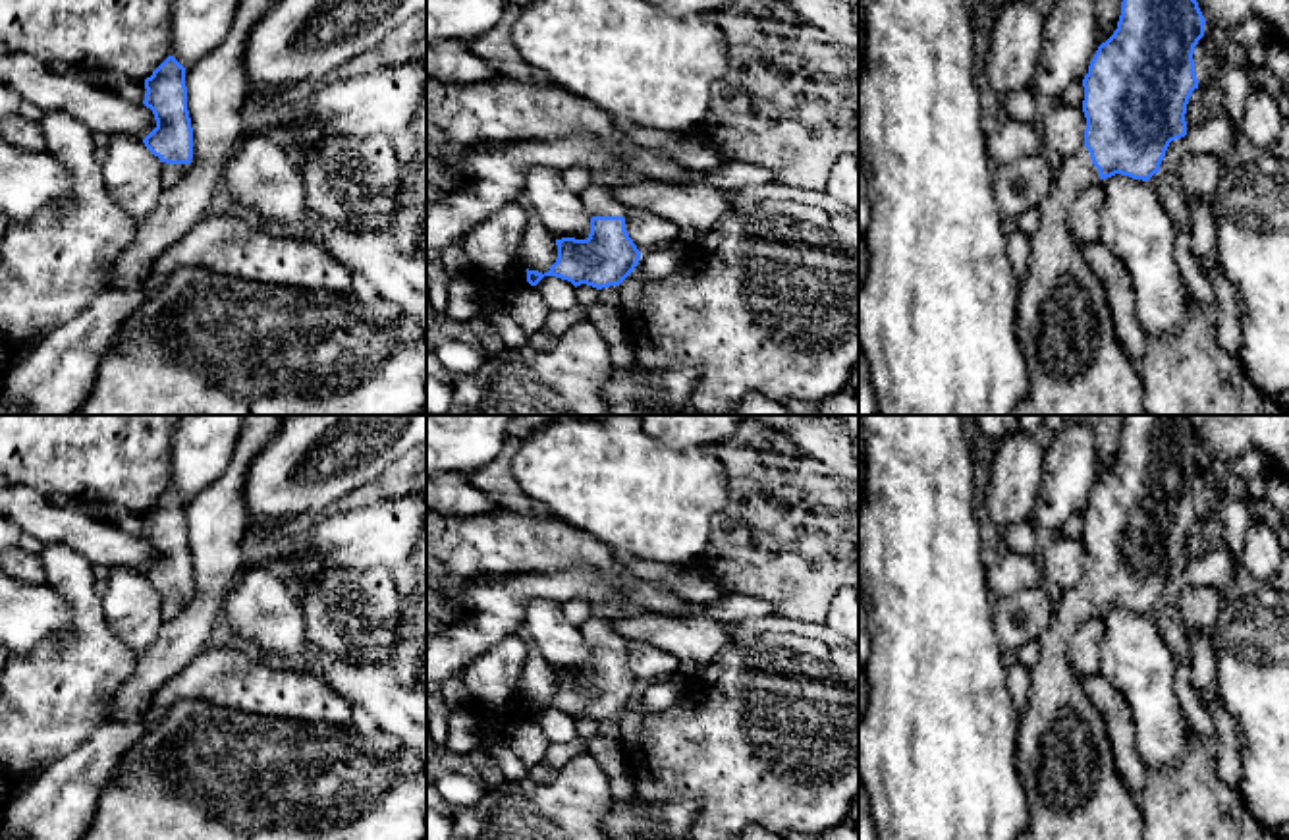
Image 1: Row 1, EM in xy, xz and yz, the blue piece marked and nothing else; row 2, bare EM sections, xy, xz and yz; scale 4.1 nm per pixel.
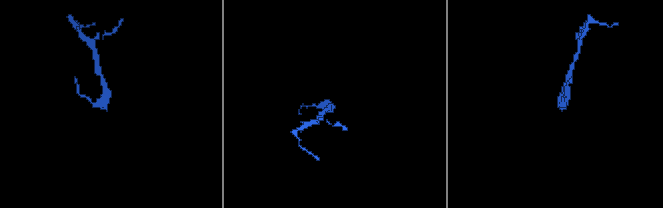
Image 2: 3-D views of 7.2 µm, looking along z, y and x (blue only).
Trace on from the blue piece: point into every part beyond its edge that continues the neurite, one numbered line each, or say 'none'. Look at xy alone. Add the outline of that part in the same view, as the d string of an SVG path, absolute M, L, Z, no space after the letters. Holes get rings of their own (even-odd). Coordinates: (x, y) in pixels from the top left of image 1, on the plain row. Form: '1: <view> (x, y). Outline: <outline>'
1: xy (170, 605). Outline: M162 595L162 616L164 616L164 620L176 618L183 610L187 601L189 601L189 597L166 597L166 595Z

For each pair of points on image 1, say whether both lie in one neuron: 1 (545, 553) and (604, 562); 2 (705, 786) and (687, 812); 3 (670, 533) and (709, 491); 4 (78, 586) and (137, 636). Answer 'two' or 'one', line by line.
1: one
2: two
3: one
4: two

